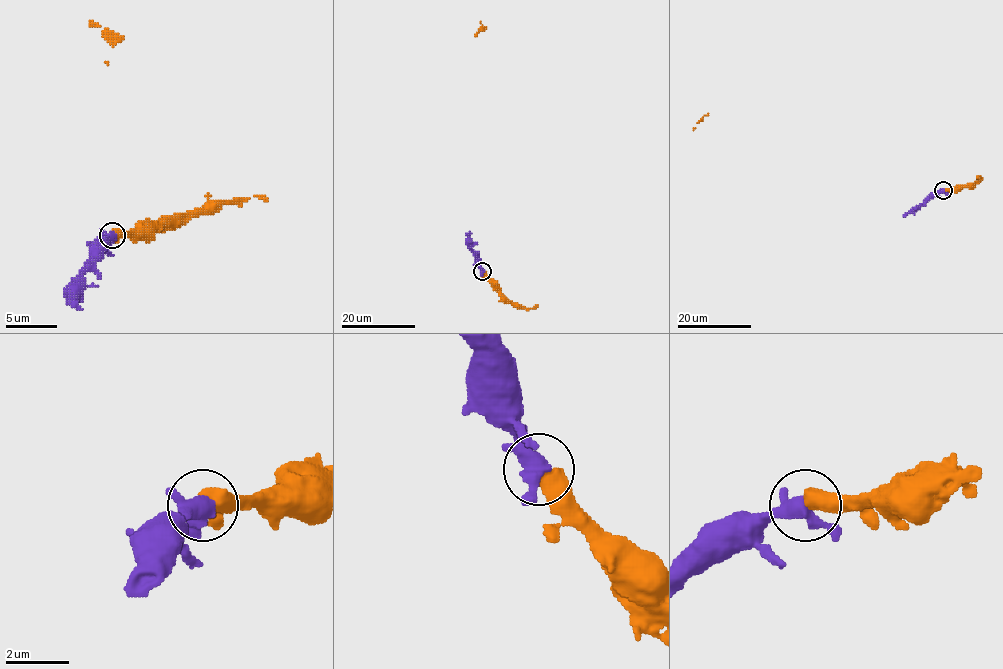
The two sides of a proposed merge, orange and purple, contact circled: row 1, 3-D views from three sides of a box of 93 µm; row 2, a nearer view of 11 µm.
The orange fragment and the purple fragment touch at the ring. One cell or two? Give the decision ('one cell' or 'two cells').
one cell

